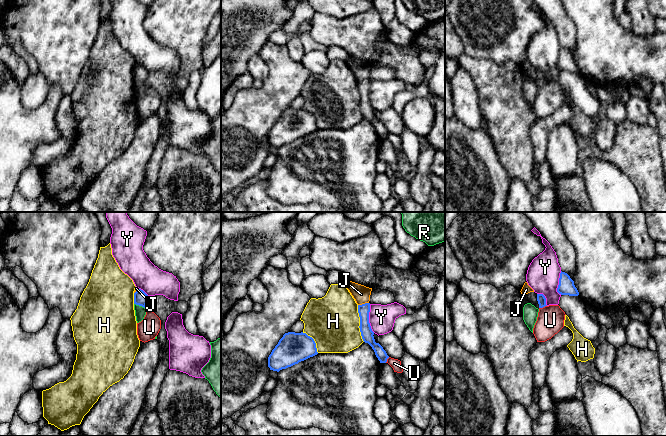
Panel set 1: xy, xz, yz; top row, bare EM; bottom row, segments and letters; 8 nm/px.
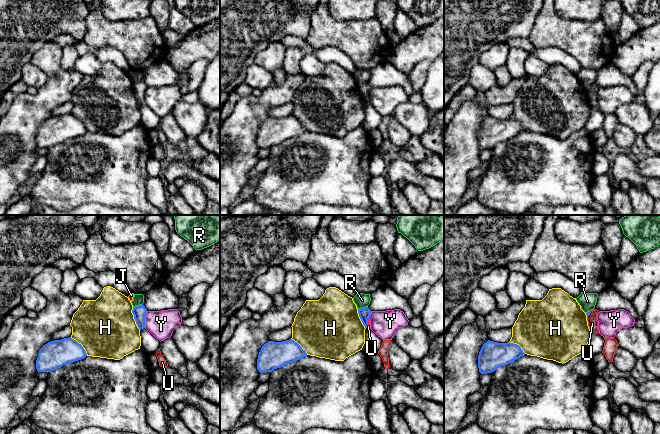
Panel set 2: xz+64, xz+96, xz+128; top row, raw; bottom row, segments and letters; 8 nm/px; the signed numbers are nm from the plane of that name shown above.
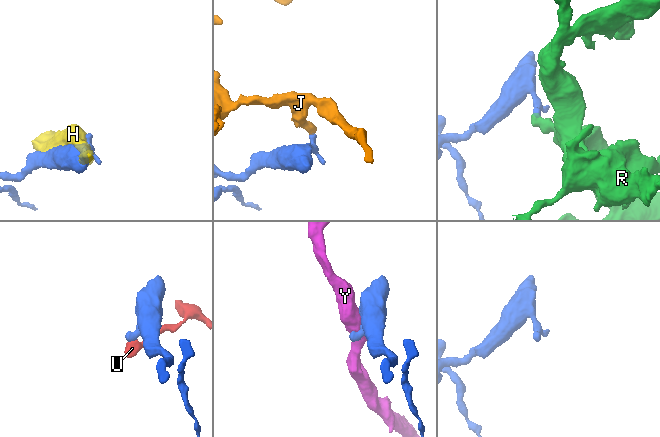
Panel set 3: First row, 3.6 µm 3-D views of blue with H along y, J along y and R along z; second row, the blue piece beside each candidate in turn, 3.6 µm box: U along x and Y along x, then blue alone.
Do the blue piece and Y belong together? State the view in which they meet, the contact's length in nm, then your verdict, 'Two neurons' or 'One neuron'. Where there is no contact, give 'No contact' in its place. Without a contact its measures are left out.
Touches blue in xz. Shared border 240 nm. Two neurons

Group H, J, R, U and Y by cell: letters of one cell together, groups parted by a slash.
H / J / R / U / Y

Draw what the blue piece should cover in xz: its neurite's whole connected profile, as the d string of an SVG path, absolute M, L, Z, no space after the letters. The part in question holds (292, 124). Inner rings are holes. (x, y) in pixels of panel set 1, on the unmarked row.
M288 108L269 131L268 143L279 148L317 130L316 119L312 113L303 108Z

